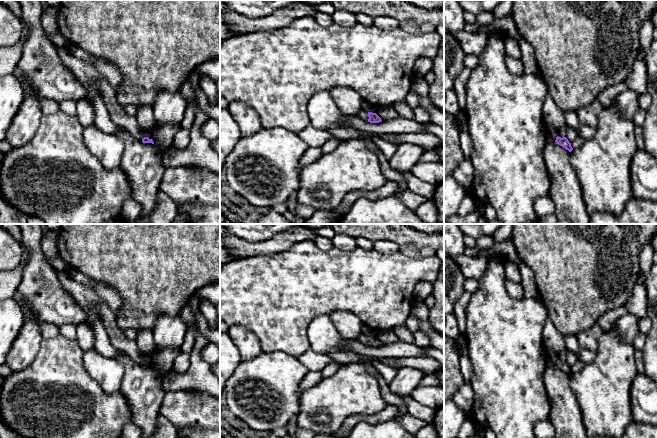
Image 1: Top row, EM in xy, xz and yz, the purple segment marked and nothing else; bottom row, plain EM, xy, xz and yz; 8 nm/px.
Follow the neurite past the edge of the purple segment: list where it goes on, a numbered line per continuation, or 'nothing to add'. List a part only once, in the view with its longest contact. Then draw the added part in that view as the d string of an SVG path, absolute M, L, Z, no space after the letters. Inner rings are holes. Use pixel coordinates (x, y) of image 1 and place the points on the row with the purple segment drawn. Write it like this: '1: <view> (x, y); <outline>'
1: xz (363, 115); M363 110L360 111L360 112L358 112L356 116L357 116L358 118L362 119L362 120L365 121L365 122L368 122L368 119L369 119L368 113L365 112L365 111L363 111Z

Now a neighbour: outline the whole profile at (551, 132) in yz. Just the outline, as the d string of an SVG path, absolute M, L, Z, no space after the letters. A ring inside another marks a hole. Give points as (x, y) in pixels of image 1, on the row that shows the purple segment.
M544 120L545 126L546 126L546 139L547 142L555 142L556 137L558 136L558 130L553 127L552 125L550 125L549 123L547 123Z

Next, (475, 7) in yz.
M457 0L464 12L479 14L483 11L493 12L502 0Z

